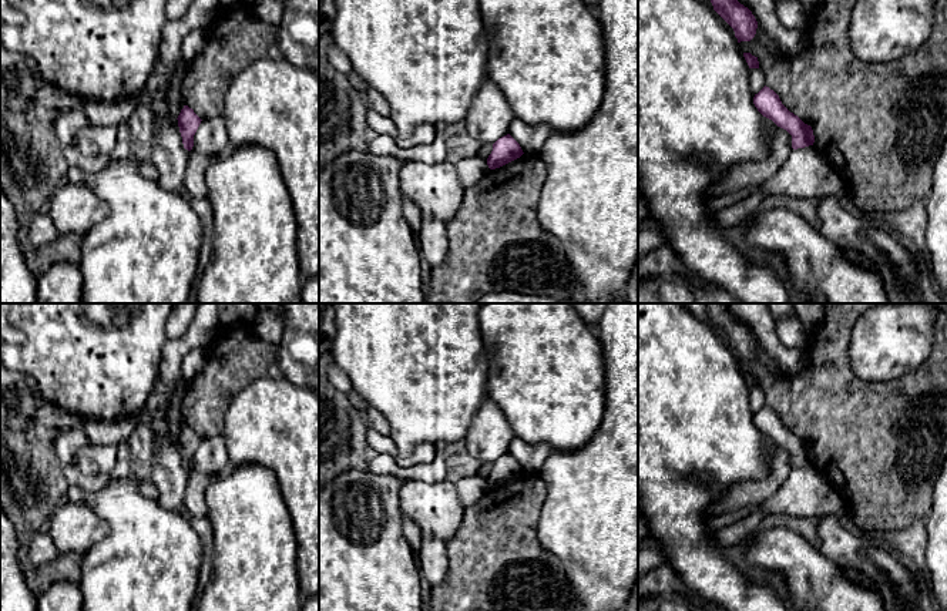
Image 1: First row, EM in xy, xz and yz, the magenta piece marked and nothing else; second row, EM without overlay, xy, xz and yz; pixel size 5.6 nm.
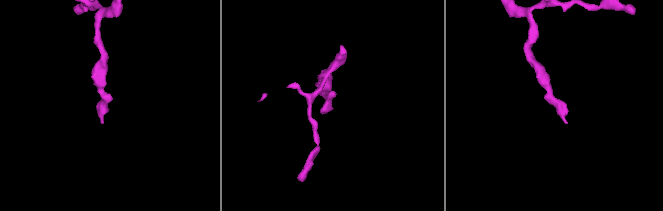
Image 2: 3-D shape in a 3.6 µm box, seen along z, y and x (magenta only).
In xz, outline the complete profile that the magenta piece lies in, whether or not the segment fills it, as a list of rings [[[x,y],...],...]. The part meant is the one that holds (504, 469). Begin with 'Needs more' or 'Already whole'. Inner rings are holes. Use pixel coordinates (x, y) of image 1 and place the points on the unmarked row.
Already whole. [[[507,453],[493,463],[493,470],[487,477],[487,484],[490,489],[496,489],[520,477],[523,473],[520,463]]]

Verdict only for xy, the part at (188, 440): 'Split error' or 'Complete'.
Complete

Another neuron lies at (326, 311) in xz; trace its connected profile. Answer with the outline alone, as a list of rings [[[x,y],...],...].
[[[319,303],[319,359],[332,350],[336,335],[336,310],[333,303]]]

